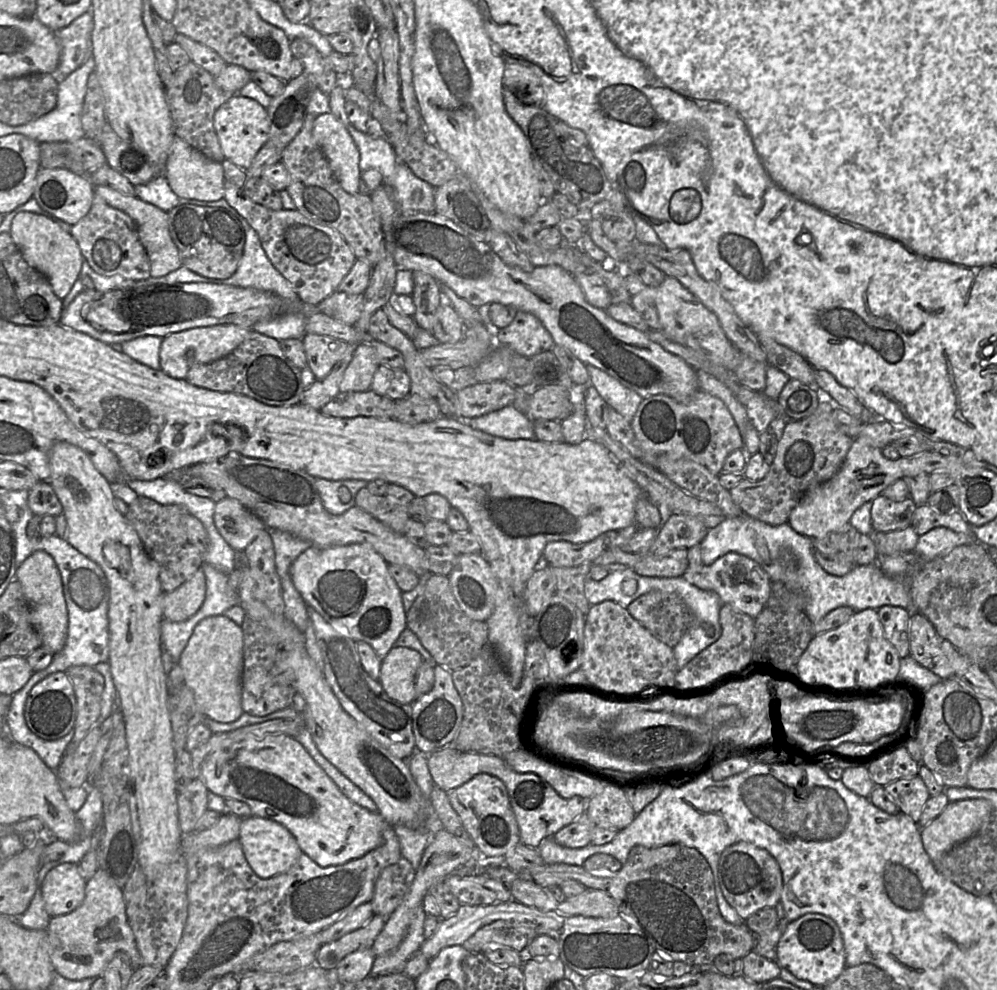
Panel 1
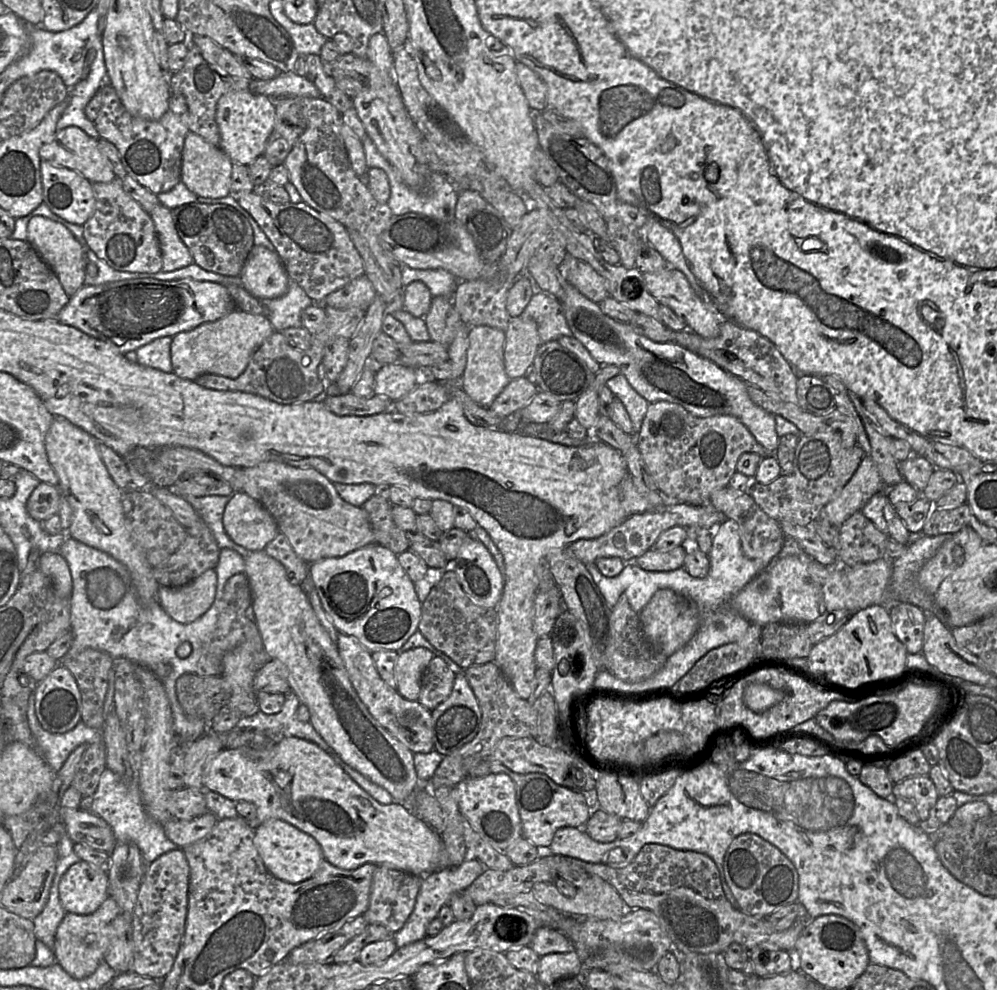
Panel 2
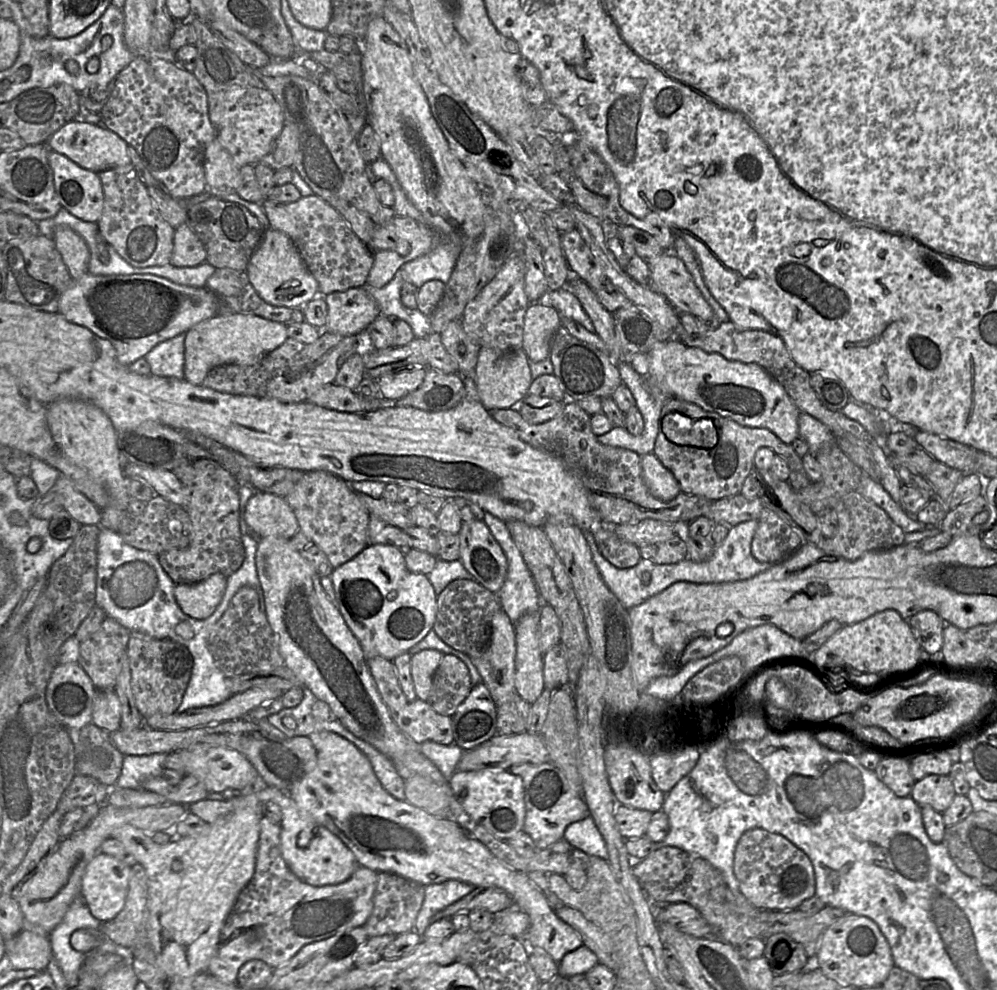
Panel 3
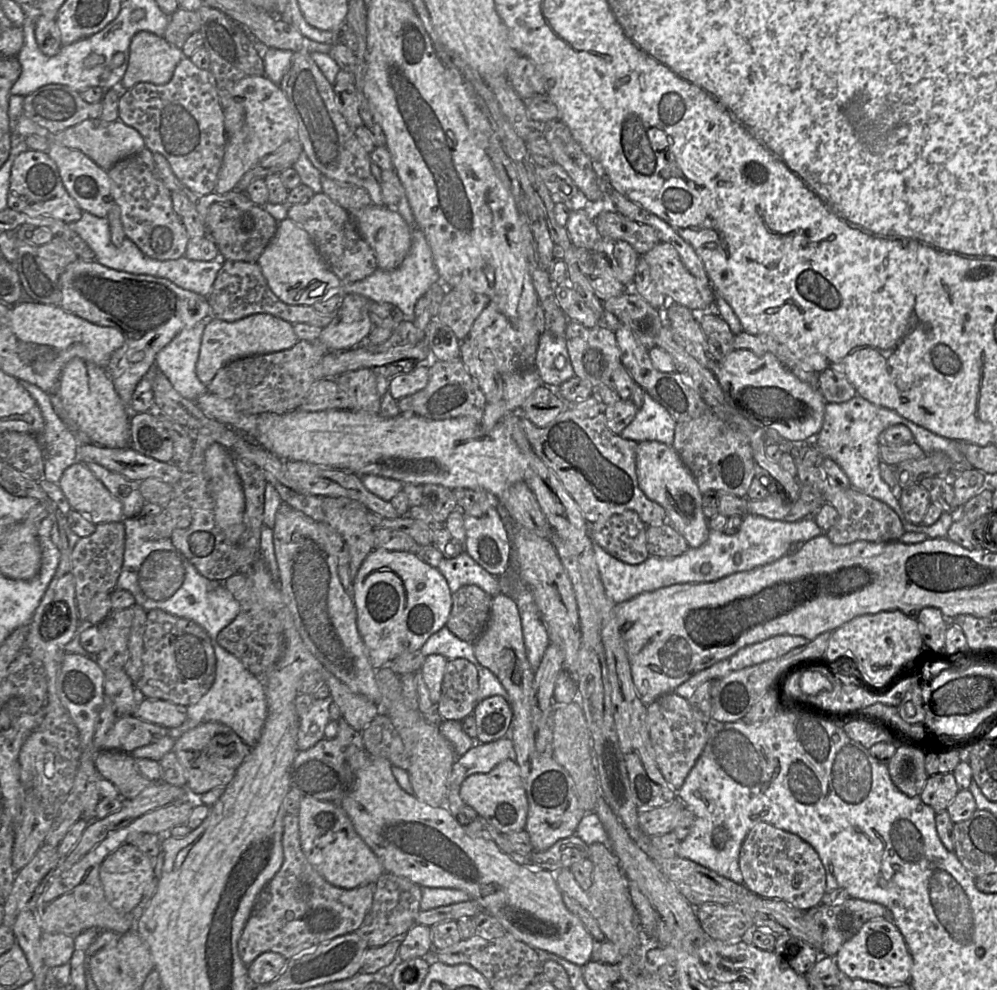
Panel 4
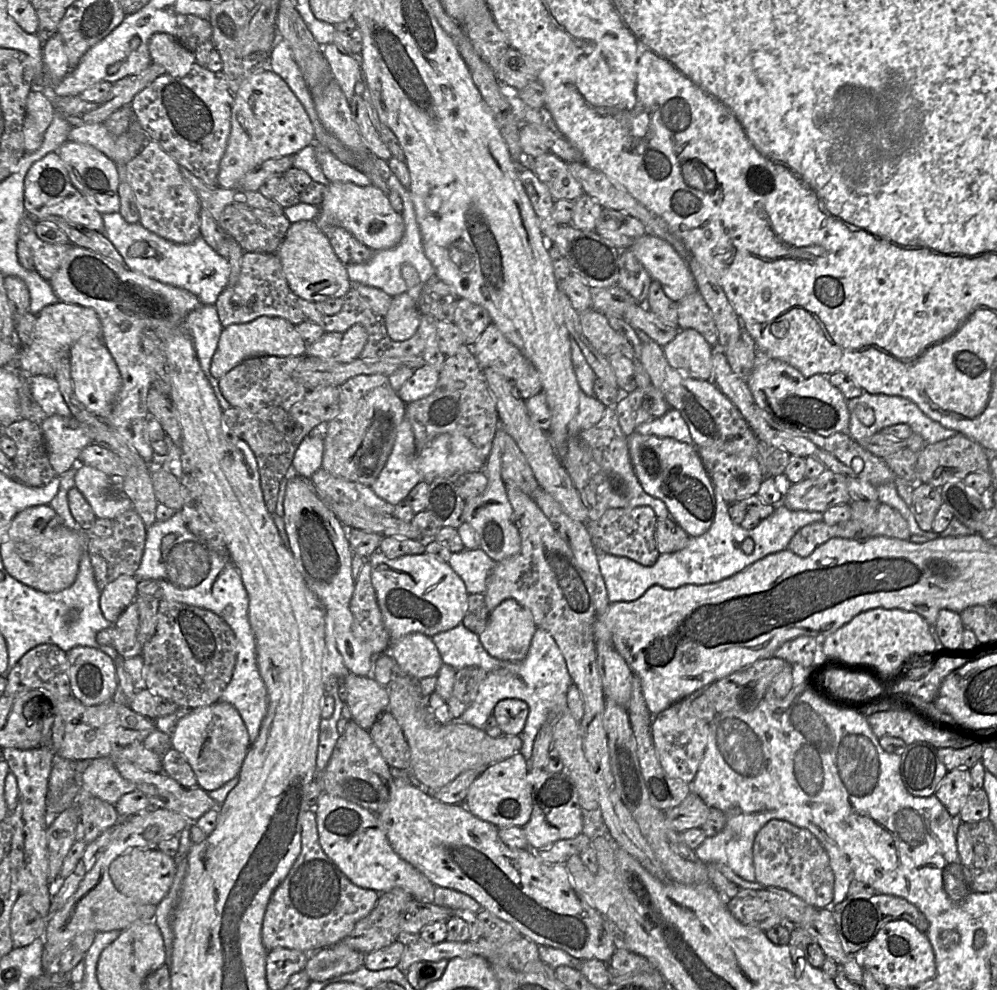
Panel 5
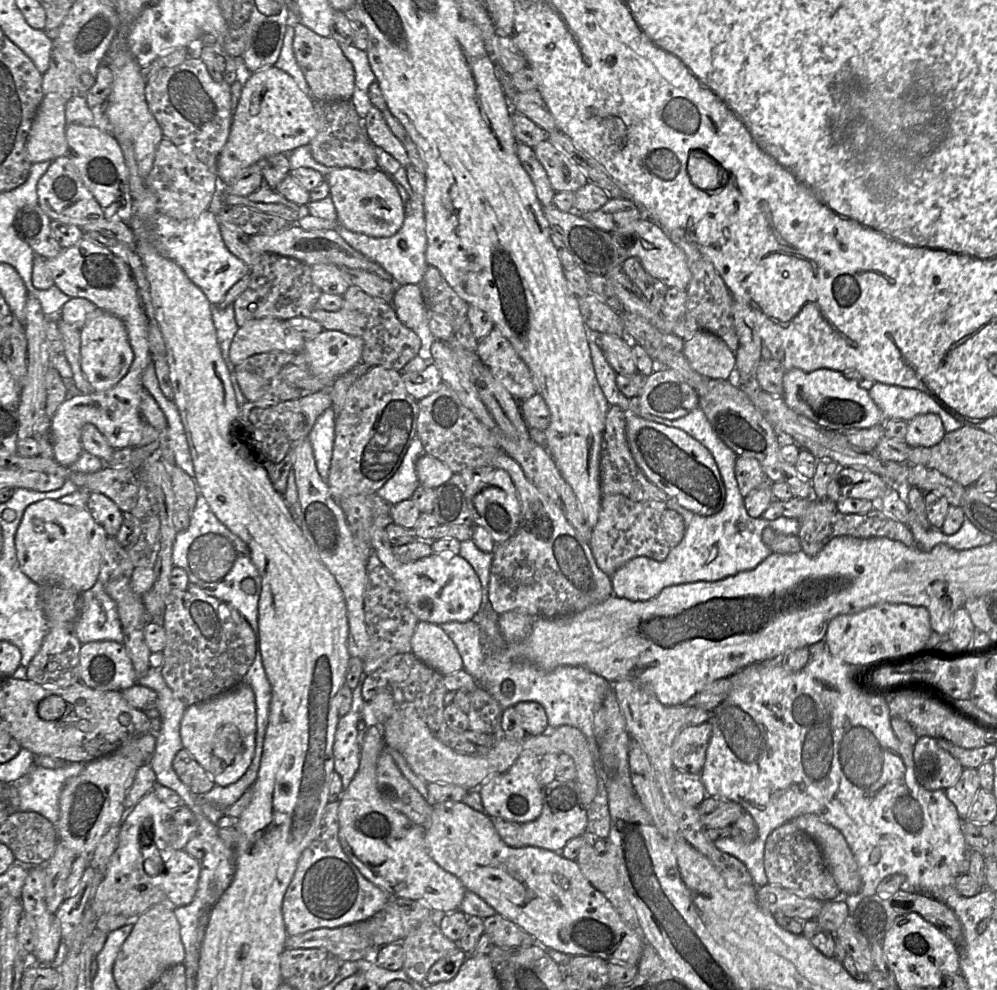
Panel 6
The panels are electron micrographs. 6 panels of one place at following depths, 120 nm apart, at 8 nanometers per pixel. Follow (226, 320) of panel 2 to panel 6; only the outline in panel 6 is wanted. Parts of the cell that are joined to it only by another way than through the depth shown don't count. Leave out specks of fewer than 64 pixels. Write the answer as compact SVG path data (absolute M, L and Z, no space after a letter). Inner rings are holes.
M273 317L251 320L237 330L226 359L235 366L250 356L270 351L298 354L305 341L285 321Z

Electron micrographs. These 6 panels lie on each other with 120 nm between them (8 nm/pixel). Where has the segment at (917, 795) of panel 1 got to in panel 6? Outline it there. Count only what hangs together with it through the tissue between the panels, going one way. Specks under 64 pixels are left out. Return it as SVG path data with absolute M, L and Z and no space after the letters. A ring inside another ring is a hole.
M965 768L955 785L945 790L947 798L956 807L960 819L968 820L968 814L977 792L980 779L976 769Z

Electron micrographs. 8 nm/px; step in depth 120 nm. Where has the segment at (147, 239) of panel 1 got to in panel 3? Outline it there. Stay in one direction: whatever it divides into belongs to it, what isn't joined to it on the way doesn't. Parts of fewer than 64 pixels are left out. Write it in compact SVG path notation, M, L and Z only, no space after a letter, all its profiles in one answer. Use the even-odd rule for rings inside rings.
M187 224L175 228L170 264L177 267L196 266L206 262L206 256L202 241Z

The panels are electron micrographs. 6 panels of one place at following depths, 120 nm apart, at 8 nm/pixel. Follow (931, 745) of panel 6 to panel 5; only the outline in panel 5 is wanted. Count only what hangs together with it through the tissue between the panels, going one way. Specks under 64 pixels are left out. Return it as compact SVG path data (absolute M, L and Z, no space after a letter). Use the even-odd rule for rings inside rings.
M925 742L907 745L901 756L900 774L907 791L915 797L934 795L948 773L939 761L937 749Z

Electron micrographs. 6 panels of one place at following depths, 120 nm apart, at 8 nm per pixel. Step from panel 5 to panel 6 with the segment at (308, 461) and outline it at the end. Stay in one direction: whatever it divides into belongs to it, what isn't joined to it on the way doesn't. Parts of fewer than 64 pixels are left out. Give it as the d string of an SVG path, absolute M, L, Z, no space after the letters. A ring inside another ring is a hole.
M327 408L316 420L308 435L313 448L316 468L320 476L327 480L333 453L335 437L335 410Z

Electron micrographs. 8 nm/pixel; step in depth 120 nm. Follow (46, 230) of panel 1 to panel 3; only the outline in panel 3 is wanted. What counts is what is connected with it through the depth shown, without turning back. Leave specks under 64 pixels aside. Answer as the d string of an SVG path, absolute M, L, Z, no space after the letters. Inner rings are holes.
M58 226L54 230L52 238L71 278L75 280L86 273L90 252L83 237L67 226Z

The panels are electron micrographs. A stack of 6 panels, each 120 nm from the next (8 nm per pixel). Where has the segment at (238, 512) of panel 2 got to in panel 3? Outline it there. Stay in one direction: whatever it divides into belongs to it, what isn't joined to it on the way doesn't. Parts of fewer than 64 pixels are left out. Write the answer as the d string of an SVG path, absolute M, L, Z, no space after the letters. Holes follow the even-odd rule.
M254 492L242 509L249 533L265 537L291 538L299 531L296 515L285 497L267 492Z

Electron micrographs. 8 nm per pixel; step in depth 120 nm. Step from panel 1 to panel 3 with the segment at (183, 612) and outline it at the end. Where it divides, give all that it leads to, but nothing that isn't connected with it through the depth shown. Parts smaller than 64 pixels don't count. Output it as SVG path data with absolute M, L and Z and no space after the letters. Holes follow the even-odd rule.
M215 573L196 583L176 585L174 594L181 610L197 620L208 618L223 599L227 577Z

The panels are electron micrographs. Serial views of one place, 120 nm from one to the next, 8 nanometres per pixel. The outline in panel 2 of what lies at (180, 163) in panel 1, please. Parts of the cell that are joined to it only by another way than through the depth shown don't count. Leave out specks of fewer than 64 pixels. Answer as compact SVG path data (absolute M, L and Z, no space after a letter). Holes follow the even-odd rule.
M189 132L182 151L181 182L200 197L221 198L232 194L232 160L222 151Z

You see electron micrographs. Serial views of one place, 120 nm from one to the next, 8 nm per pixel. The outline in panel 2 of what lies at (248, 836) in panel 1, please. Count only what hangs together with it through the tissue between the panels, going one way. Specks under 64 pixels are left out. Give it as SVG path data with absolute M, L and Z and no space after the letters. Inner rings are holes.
M270 819L255 828L254 845L268 872L291 884L312 877L324 861L321 848L313 837L279 819Z

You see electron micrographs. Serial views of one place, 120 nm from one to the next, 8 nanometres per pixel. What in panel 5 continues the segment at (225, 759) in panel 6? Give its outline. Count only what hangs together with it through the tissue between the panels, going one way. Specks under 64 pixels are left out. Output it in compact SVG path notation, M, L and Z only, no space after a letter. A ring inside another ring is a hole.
M220 700L192 709L179 719L171 737L172 748L185 757L196 775L197 786L207 792L222 787L239 775L251 745L248 730L238 710Z

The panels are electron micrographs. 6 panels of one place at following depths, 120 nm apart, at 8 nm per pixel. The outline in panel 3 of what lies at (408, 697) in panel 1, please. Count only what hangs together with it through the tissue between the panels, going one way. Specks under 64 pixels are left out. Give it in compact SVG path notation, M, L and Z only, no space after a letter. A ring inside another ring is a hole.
M423 649L414 654L411 659L411 674L417 698L427 701L433 675L438 668L443 653L435 649Z

